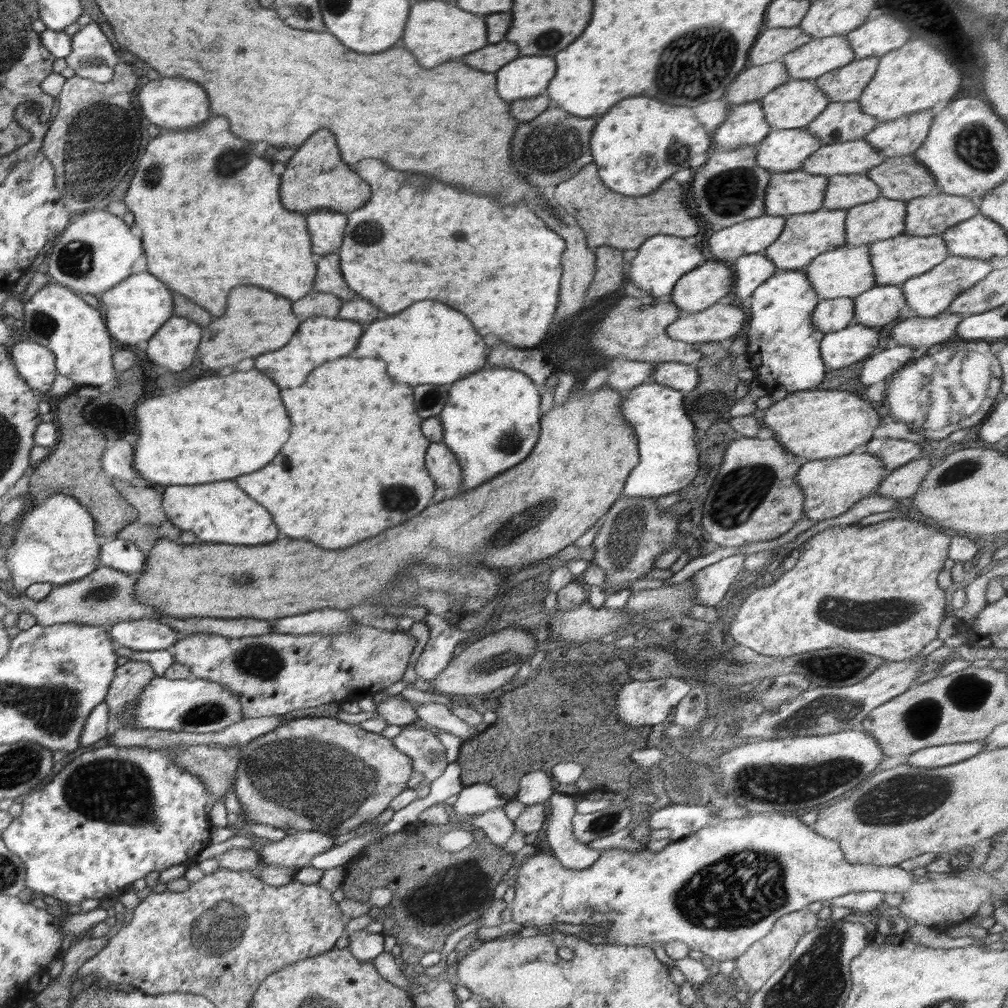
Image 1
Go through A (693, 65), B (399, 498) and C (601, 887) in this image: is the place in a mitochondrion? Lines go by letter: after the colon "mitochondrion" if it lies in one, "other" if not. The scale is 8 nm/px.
A: mitochondrion
B: mitochondrion
C: other

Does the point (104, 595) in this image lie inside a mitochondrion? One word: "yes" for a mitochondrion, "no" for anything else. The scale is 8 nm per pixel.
yes

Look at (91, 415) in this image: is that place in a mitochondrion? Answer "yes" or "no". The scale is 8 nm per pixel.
yes

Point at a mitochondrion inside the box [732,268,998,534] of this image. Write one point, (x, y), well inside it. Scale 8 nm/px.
(965, 469)

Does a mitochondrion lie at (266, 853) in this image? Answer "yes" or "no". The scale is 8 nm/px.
no

